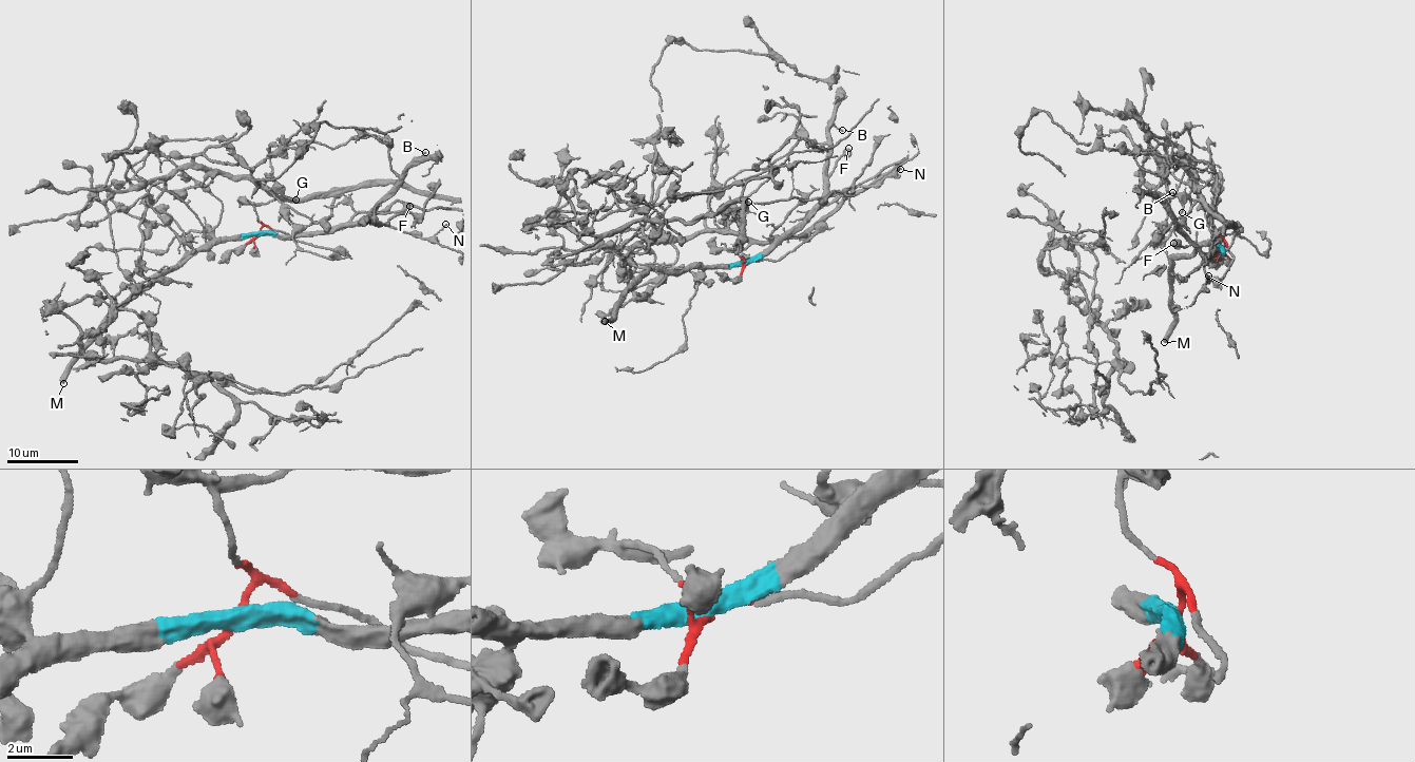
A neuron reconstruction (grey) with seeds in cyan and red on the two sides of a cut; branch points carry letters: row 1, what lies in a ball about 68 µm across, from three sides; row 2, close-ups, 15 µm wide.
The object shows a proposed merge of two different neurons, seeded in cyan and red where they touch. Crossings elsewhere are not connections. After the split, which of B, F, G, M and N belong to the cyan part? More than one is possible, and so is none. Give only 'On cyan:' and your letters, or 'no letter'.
On cyan: B, F, M, N

